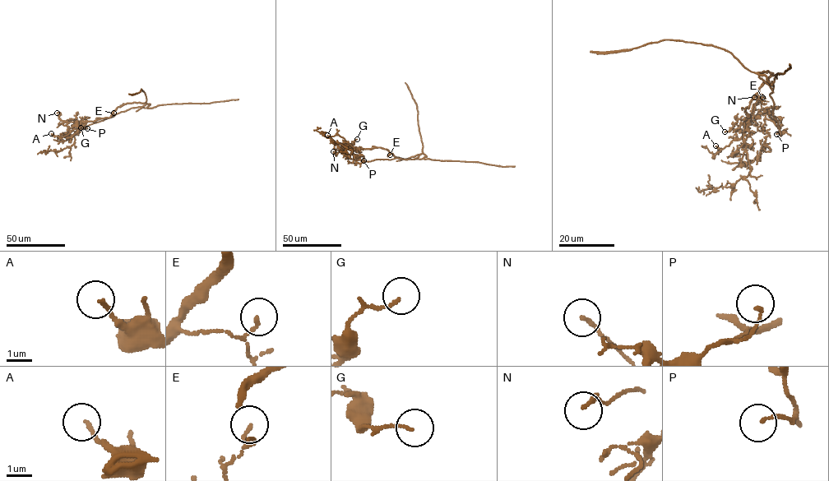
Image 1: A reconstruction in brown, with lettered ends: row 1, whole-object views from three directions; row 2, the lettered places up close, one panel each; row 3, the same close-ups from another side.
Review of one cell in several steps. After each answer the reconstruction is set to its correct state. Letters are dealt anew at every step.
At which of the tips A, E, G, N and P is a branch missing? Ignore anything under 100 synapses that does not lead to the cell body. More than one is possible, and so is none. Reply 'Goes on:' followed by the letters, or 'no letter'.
Goes on: no letter

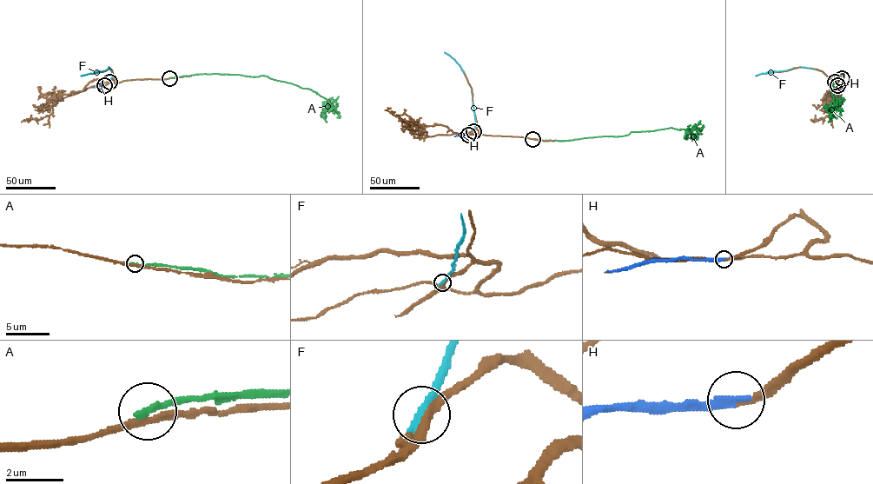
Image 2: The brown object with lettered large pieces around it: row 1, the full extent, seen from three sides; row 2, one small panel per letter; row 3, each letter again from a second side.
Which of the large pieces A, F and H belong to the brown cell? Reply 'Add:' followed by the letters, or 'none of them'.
Add: H

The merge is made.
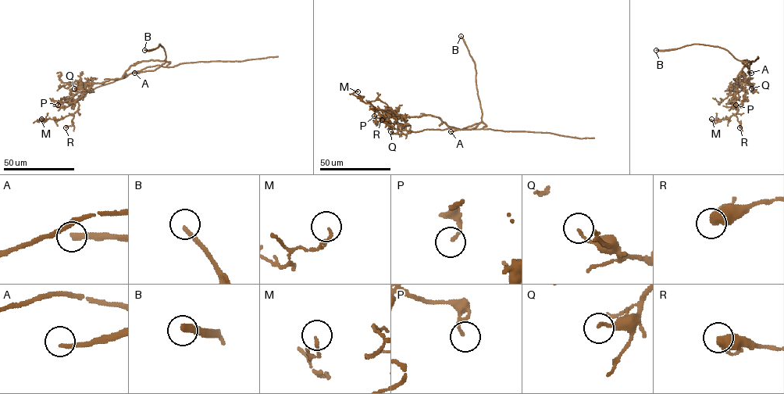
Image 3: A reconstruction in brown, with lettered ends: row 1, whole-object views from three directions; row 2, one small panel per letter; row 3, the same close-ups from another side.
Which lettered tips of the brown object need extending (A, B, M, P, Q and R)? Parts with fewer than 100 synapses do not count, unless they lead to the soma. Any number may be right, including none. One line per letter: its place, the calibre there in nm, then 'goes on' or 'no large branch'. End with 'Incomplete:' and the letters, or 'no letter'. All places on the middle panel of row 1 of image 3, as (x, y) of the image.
A: (450, 131) | 240 nm | goes on
B: (461, 36) | 240 nm | goes on
M: (358, 91) | 110 nm | no large branch
P: (374, 116) | 140 nm | no large branch
Q: (390, 131) | 130 nm | no large branch
R: (382, 119) | 550 nm | no large branch
Incomplete: A, B

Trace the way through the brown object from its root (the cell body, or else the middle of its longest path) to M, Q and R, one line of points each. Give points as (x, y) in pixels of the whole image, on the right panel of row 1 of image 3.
M: (744, 60), (749, 61), (735, 80), (737, 112), (728, 119), (711, 122), (711, 119)
Q: (744, 60), (742, 61), (749, 65), (747, 73), (752, 89), (750, 84), (753, 84), (751, 88)
R: (744, 60), (749, 61), (735, 80), (737, 112), (735, 115), (740, 124), (739, 127)

